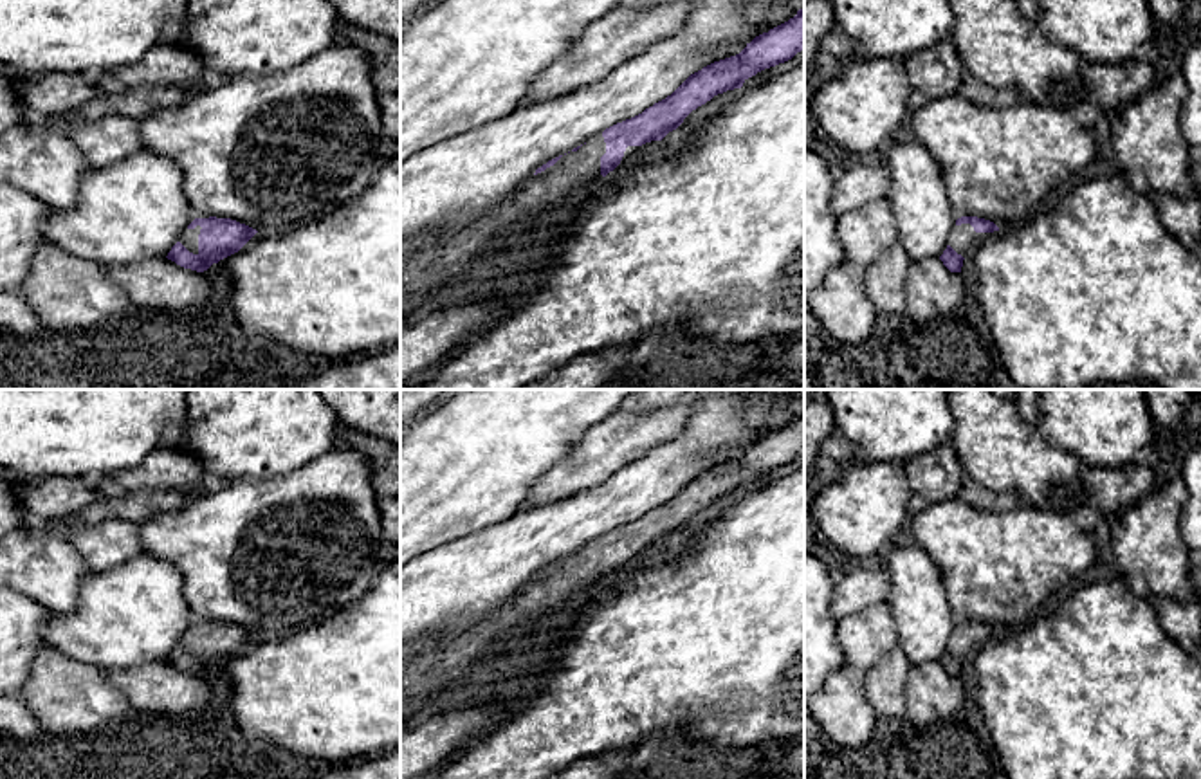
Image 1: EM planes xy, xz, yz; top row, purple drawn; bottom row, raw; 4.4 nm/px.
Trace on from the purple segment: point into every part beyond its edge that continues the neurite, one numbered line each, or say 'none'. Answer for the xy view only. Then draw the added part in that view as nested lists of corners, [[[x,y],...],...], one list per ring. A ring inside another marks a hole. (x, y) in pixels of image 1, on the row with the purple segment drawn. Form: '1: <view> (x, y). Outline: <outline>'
1: xy (190, 238). Outline: [[[200,225],[195,229],[186,229],[184,234],[180,236],[180,243],[193,254],[198,254],[198,234],[200,234]]]

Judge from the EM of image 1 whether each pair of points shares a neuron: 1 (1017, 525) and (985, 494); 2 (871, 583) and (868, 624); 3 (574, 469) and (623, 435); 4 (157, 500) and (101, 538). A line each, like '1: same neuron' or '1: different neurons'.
1: different neurons
2: different neurons
3: same neuron
4: different neurons

